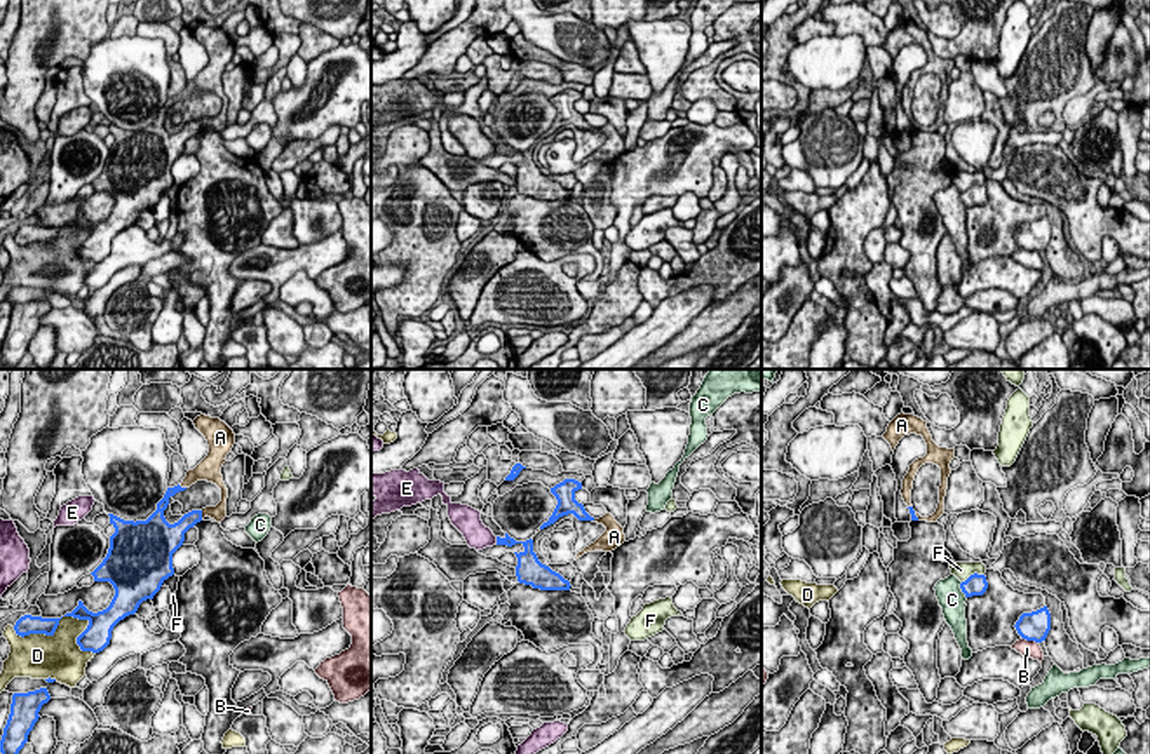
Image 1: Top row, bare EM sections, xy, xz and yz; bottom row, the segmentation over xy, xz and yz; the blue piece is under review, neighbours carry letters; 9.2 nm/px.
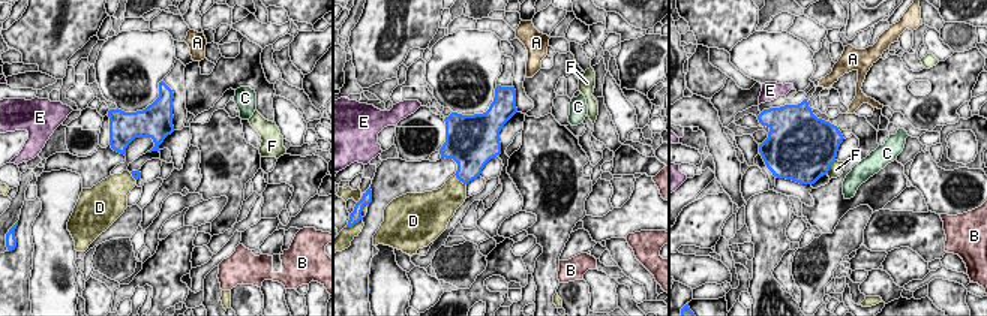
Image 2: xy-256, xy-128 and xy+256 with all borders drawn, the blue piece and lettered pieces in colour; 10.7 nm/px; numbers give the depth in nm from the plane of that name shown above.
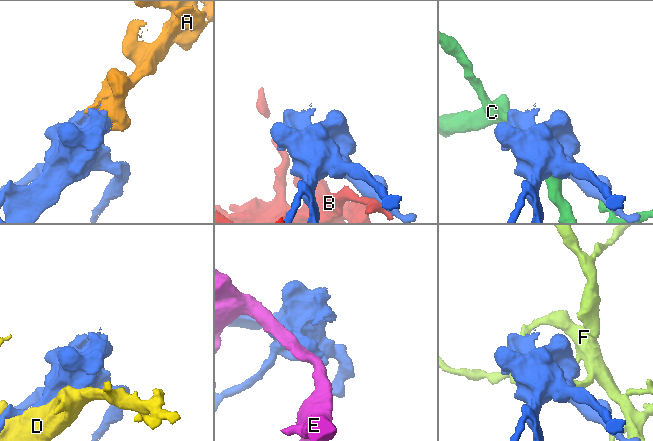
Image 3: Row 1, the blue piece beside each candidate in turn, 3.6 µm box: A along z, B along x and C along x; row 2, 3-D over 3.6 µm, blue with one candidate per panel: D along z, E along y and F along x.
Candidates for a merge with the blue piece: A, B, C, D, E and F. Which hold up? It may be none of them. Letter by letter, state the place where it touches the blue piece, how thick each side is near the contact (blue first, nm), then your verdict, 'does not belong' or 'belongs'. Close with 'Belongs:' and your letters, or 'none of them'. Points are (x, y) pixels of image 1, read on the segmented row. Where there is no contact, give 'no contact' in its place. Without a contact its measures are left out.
A: contact xy (201, 514); calibres 140 and 140 nm; belongs
B: contact yz (1030, 639); calibres 280 and 160 nm; does not belong
C: contact yz (962, 591); calibres 190 and 240 nm; does not belong
D: contact xy (67, 615); calibres 140 and 240 nm; does not belong
E: contact xz (497, 540); calibres 90 and 240 nm; does not belong
F: contact yz (974, 573); calibres 190 and 160 nm; does not belong
Belongs: A

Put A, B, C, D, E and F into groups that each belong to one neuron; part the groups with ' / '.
A / B / C / D / E / F

